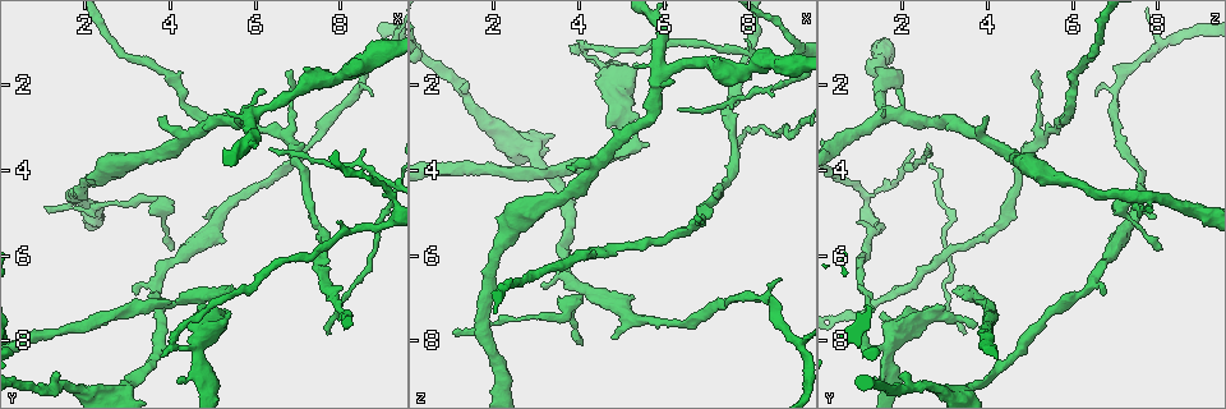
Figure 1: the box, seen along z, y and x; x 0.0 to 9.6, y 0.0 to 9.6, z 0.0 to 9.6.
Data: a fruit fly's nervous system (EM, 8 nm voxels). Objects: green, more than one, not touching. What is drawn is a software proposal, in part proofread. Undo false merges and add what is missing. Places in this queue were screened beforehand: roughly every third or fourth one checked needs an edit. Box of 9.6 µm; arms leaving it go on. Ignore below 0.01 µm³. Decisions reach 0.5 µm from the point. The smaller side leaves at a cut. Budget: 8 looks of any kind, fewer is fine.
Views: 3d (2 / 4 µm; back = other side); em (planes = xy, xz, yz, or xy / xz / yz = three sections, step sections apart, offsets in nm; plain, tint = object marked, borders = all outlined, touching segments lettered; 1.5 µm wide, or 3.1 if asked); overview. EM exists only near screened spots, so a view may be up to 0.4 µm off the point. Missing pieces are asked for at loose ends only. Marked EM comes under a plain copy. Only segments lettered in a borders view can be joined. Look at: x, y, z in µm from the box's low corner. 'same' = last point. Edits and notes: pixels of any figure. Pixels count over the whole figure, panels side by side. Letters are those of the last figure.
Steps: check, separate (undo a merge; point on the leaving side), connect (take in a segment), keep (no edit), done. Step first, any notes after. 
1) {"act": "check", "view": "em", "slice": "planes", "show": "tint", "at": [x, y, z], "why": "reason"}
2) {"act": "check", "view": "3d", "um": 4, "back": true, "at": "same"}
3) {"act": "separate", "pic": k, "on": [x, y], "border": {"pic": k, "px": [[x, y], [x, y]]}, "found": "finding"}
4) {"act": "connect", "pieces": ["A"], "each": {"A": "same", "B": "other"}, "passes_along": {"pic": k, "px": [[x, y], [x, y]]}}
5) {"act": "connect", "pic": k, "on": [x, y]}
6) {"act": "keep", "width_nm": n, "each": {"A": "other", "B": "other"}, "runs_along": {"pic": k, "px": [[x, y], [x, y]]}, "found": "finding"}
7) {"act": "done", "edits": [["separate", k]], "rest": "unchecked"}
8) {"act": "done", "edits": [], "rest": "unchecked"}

{"act": "check", "view": "em", "slice": "planes", "show": "borders", "at": [3.90, 2.65, 4.05], "why": "free end"}

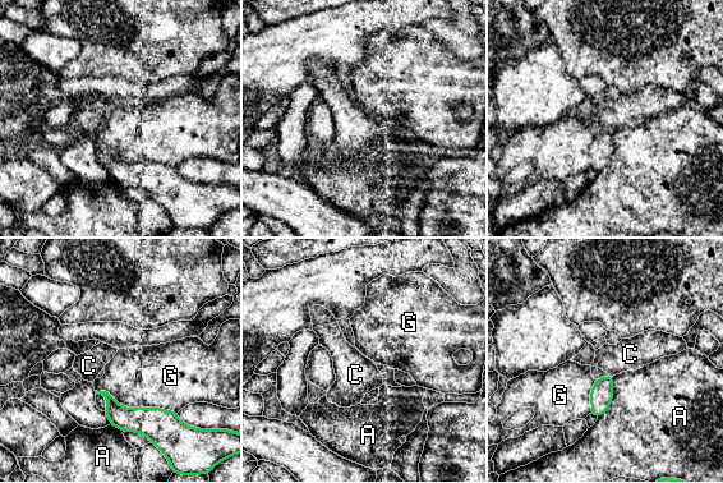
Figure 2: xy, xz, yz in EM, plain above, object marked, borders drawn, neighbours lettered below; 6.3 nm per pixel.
{"act": "keep", "each": {"A": "other", "C": "other", "G": "other"}, "border": {"pic": 2, "px": [[608, 373], [612, 376]]}, "found": "none of them fits"}

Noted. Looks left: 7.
{"act": "check", "view": "3d", "um": 4, "at": [6.85, 3.30, 5.20]}

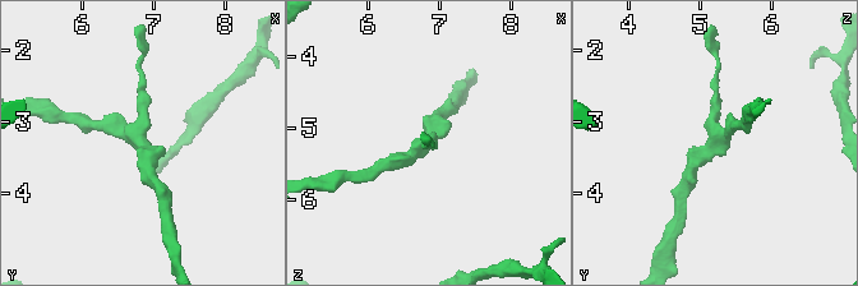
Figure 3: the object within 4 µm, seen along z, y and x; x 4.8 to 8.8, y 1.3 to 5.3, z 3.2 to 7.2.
{"act": "check", "view": "em", "slice": "planes", "show": "borders", "at": [6.80, 3.30, 5.20], "arms": 3}

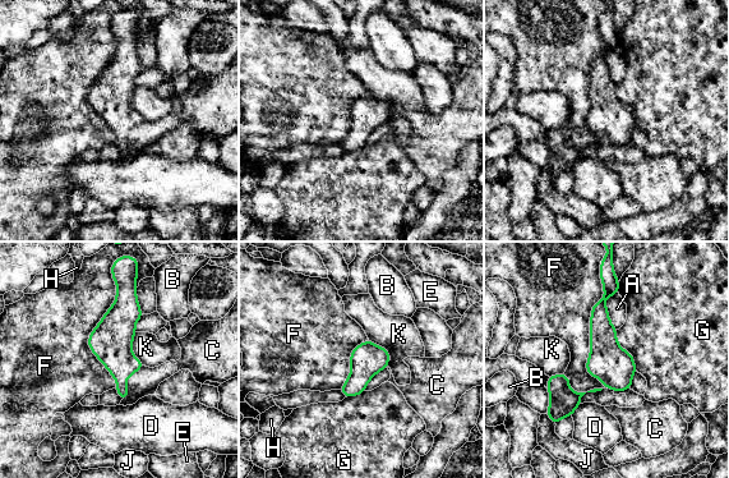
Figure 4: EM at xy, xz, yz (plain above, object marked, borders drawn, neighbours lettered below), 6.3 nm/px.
{"act": "keep", "width_nm": 220, "each": {"A": "other", "B": "other", "C": "other", "D": "other", "E": "other", "F": "other", "G": "other", "H": "other", "J": "other", "K": "other"}, "runs_along": {"pic": 4, "px": [[123, 285], [121, 389], [124, 395]]}, "found": "one cell here"}

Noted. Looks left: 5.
{"act": "check", "view": "em", "slice": "xy", "step": 8, "show": "tint", "at": [1.10, 4.80, 7.85], "why": "an open end"}

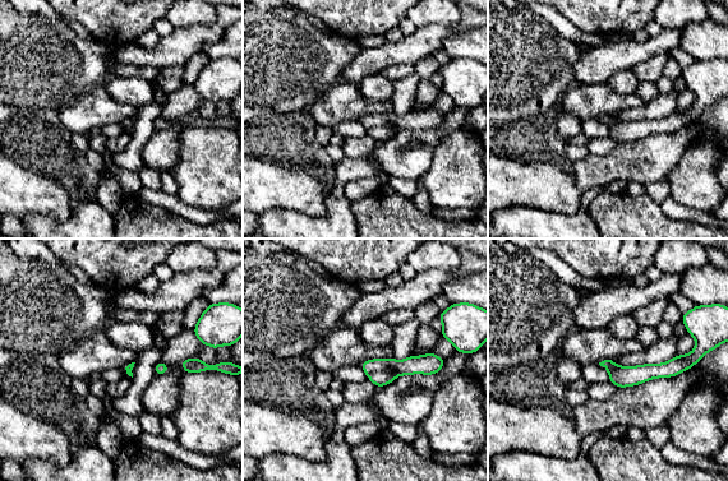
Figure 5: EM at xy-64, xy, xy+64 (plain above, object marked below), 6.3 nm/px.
{"act": "check", "view": "em", "slice": "planes", "show": "borders", "at": "same", "why": "another direction"}

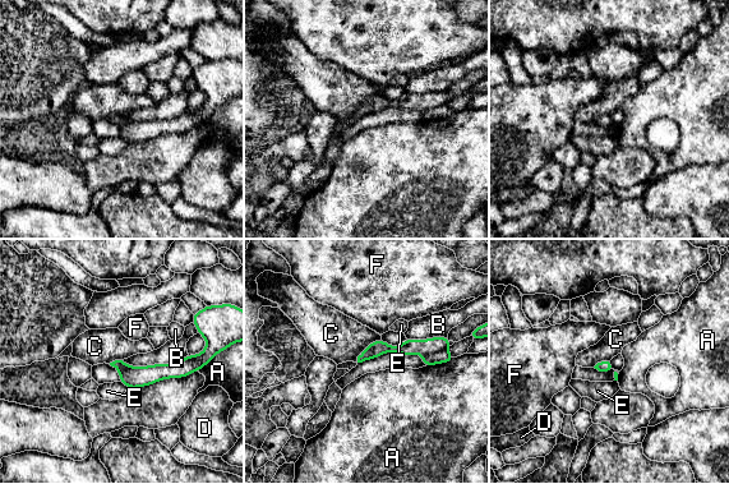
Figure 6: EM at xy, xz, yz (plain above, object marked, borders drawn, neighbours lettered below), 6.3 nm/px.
{"act": "separate", "pic": 6, "on": [432, 345], "each": {"A": "other", "B": "other", "C": "other", "D": "other", "E": "other", "F": "other"}, "border": {"pic": 6, "px": [[446, 349], [424, 355]]}, "found": "two cells meet here"}

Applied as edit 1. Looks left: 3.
{"act": "done", "edits": [["separate", 6]], "rest": "unchecked"}

